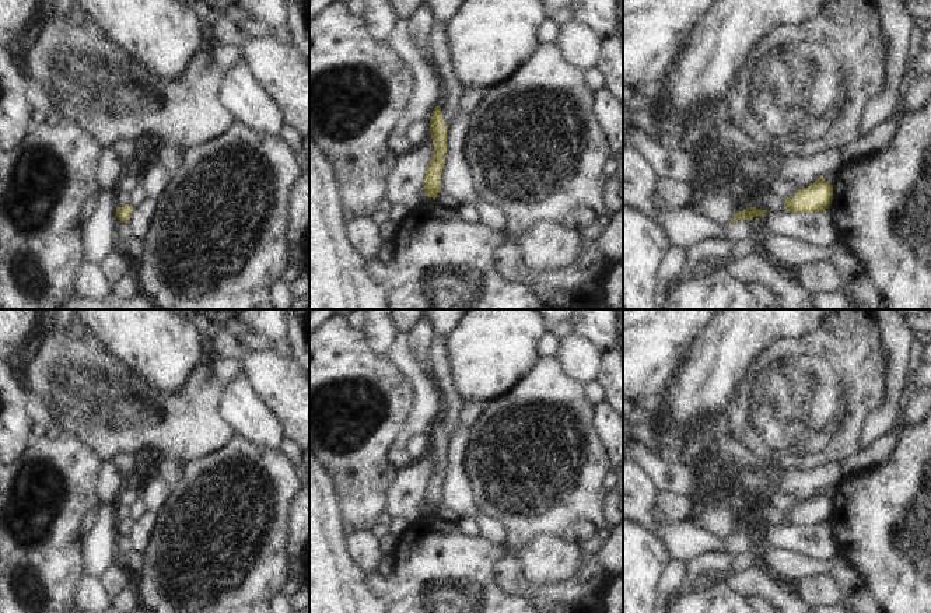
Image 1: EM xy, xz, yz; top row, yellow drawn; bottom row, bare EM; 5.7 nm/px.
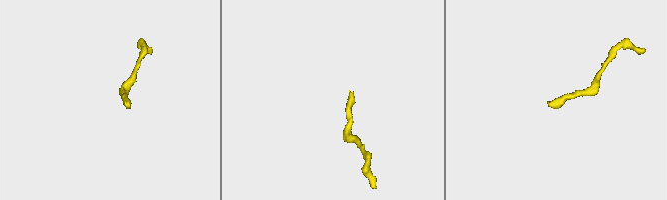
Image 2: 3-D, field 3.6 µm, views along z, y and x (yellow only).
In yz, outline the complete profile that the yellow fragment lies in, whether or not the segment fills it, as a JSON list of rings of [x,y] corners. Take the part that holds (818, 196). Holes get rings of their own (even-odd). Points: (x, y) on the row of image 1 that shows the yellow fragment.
[[[819,178],[808,188],[798,189],[798,192],[784,199],[784,207],[791,213],[819,213],[829,209],[833,200],[833,185]]]

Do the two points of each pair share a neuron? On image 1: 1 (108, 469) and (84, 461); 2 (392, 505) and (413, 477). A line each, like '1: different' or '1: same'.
1: different
2: same

